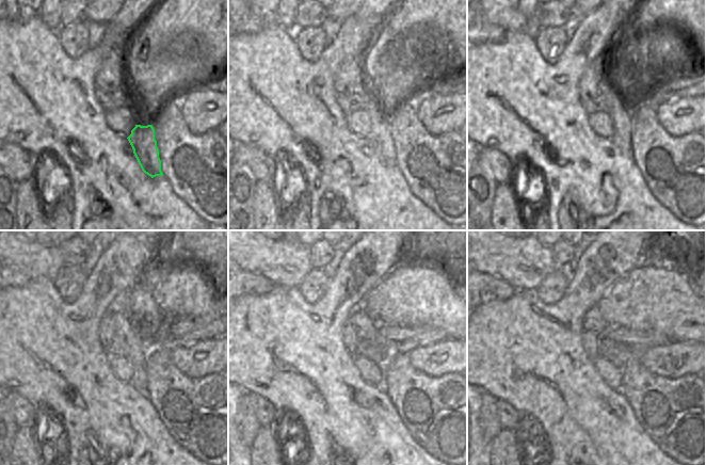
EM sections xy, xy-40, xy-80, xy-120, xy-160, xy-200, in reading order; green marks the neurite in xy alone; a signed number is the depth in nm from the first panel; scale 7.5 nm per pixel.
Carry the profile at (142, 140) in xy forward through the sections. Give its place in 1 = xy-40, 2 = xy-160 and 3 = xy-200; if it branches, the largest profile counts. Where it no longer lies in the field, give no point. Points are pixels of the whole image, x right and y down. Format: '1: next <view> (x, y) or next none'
1: next xy-40 (380, 137)
2: next xy-160 (366, 329)
3: next xy-200 (593, 320)

